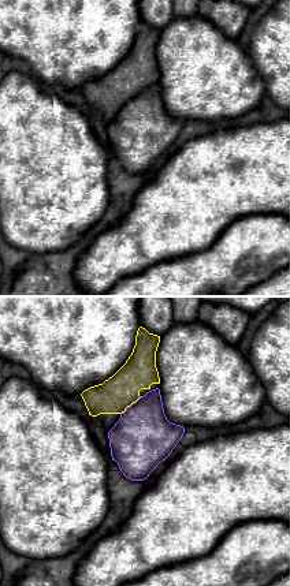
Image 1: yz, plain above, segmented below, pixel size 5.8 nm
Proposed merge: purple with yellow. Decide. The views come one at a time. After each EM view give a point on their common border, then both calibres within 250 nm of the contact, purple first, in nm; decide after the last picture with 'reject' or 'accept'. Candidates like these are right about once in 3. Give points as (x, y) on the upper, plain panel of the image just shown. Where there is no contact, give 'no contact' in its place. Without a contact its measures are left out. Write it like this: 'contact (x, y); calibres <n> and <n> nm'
contact (132, 99); calibres 360 and 200 nm

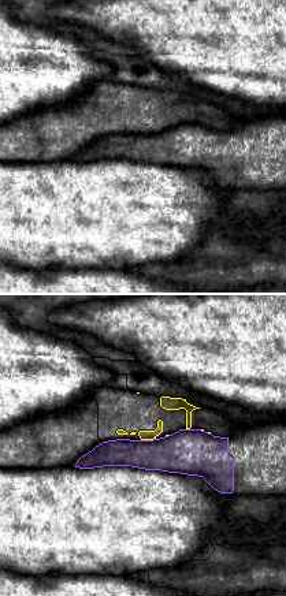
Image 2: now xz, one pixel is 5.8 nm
contact (148, 134); calibres 280 and 60 nm

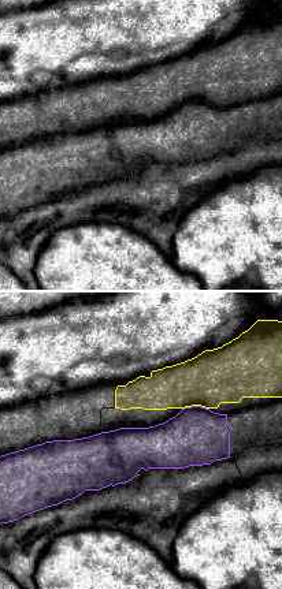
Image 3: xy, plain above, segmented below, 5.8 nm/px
contact (195, 100); calibres 340 and 320 nm

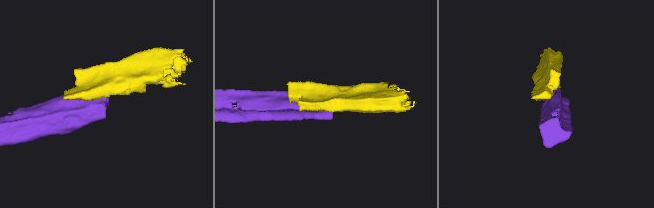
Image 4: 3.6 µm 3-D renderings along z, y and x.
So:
reject

